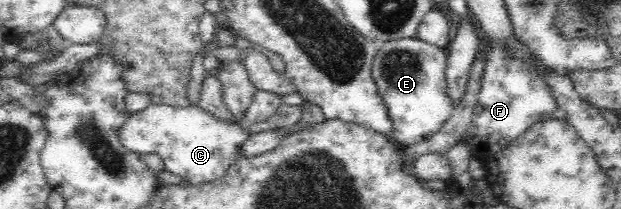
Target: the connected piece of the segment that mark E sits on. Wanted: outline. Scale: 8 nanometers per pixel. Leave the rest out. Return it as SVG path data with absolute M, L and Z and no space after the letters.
M415 37L398 38L378 46L372 77L391 121L388 137L400 147L431 138L451 118L456 104L447 93L447 62L446 51Z

